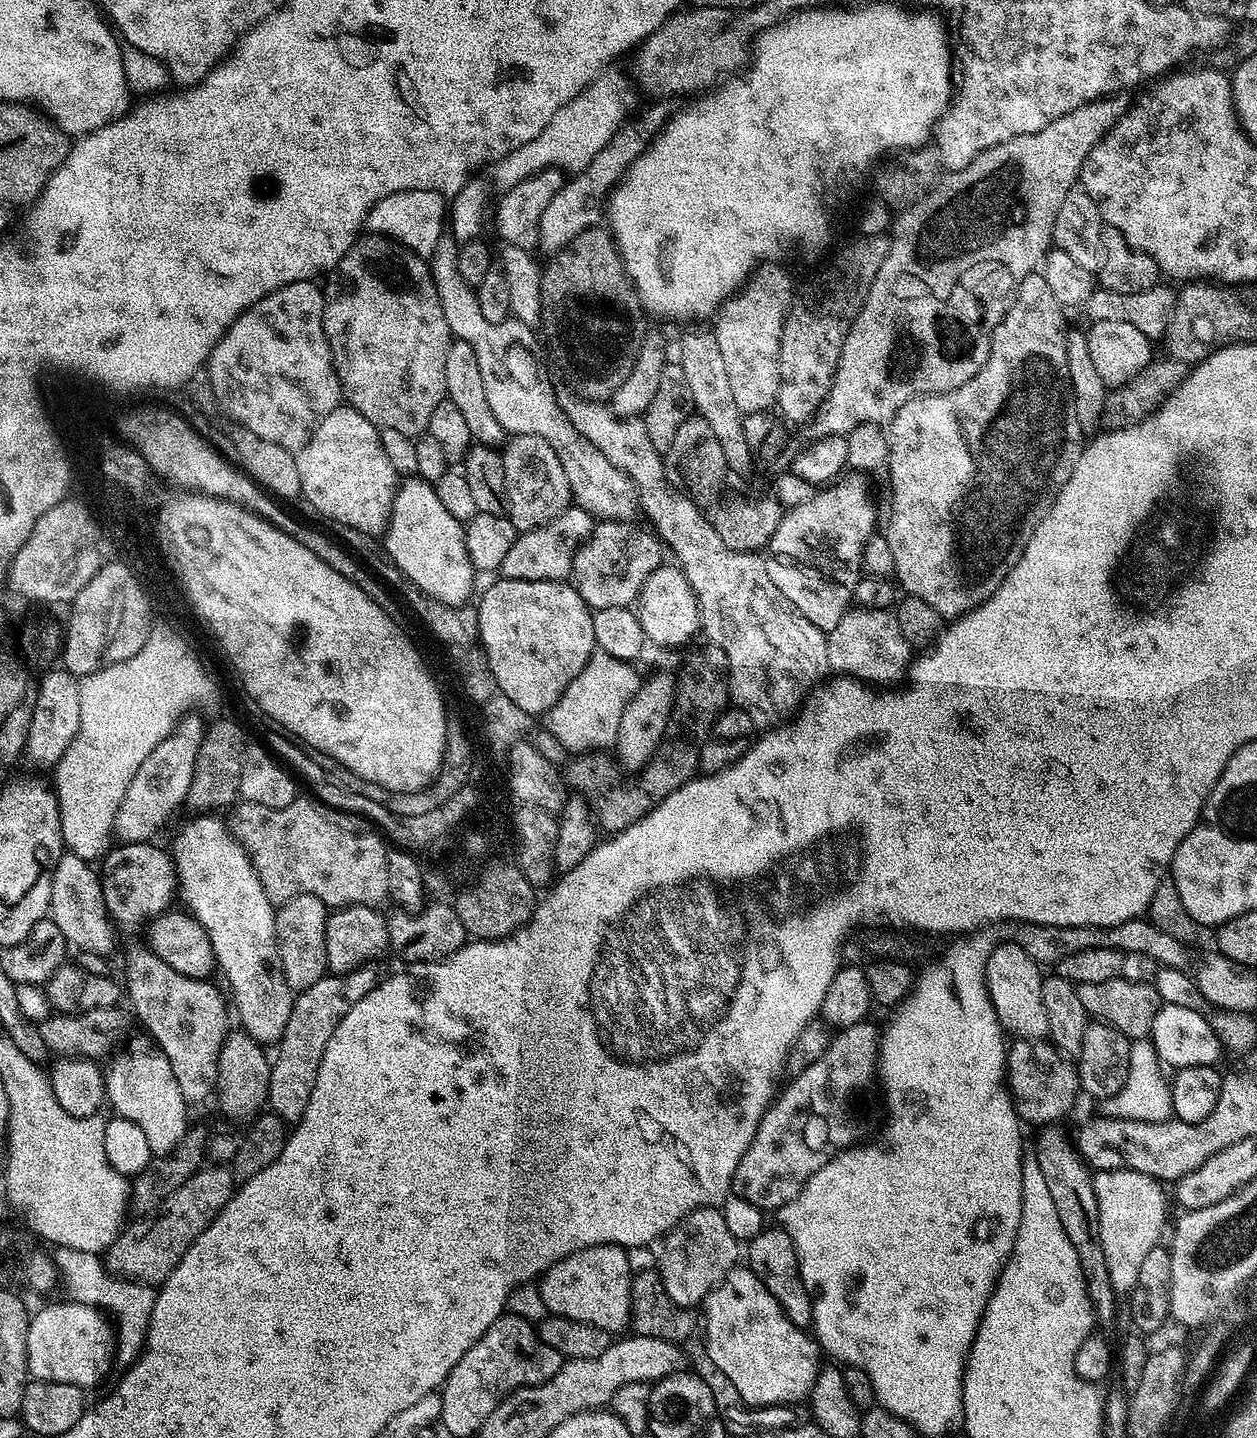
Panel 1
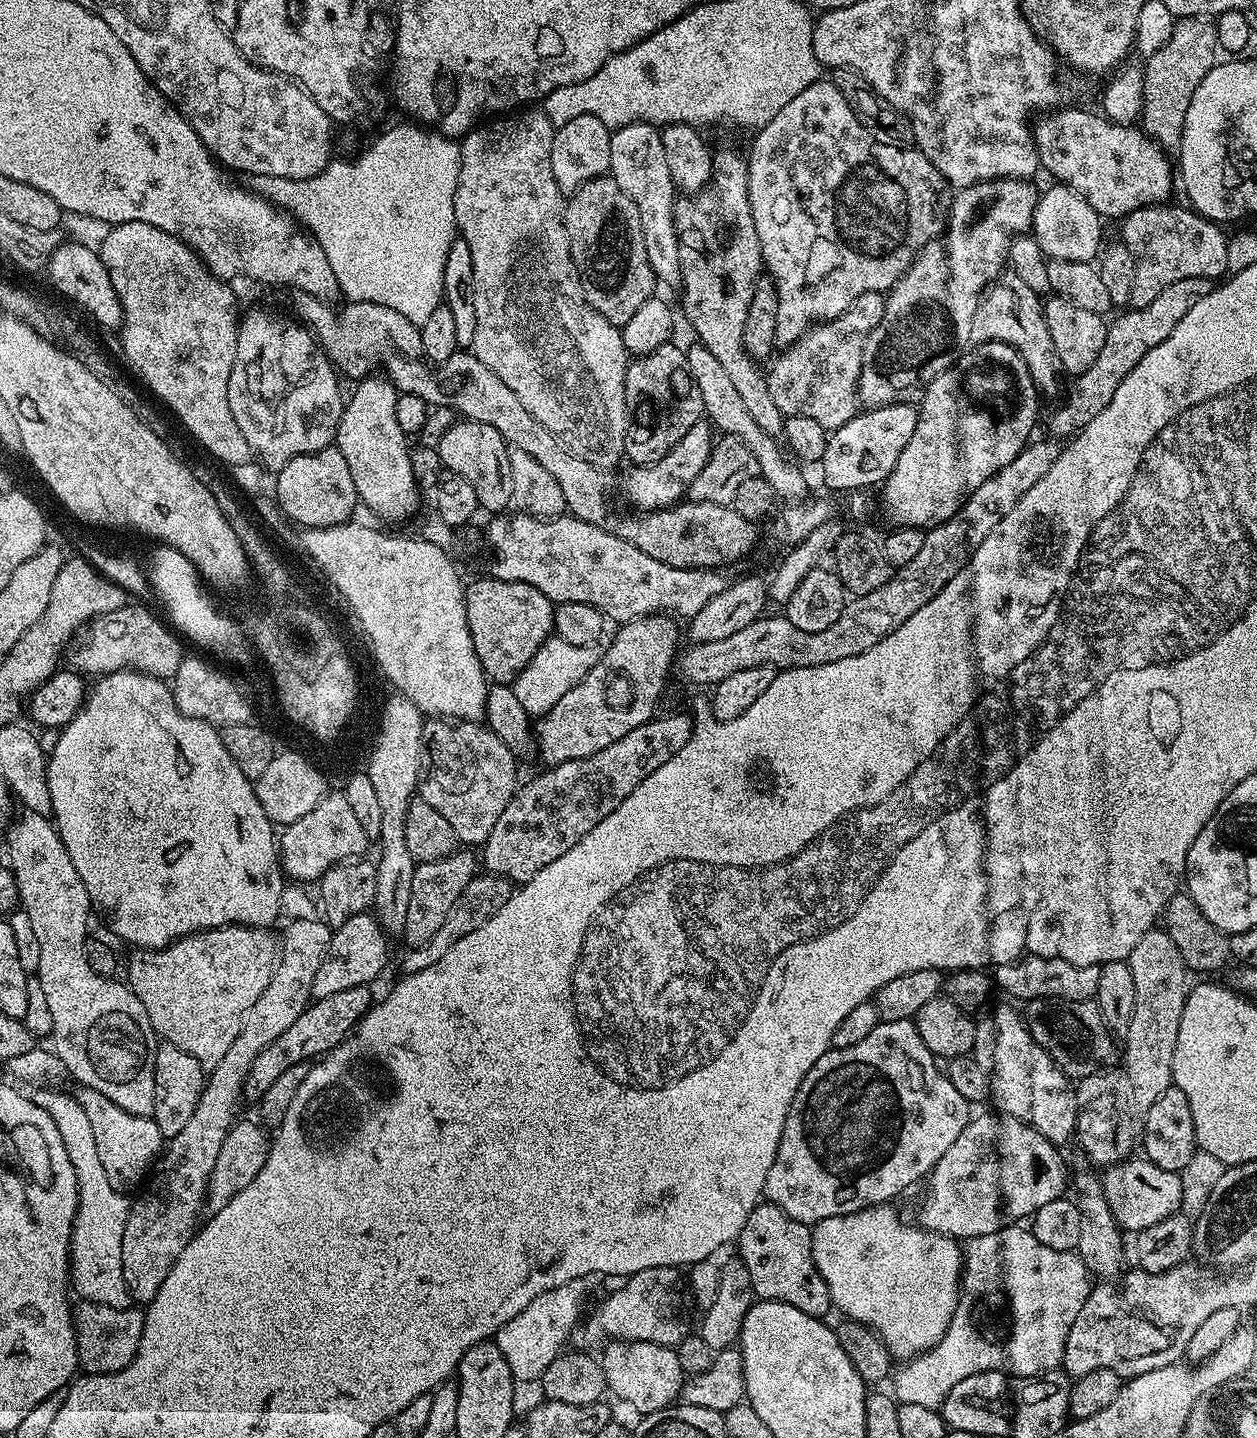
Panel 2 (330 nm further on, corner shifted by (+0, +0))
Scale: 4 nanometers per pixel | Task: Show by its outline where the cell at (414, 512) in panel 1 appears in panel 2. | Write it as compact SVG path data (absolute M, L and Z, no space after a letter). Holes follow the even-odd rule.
M369 374L357 384L360 385L343 405L335 447L346 458L346 466L350 466L359 503L384 520L404 520L415 510L421 493L410 466L409 441L402 426L398 426L397 390L391 380L380 374Z

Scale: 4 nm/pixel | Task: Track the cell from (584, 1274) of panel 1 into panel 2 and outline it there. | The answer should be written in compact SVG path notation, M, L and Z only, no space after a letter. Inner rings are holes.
M641 1340L605 1344L608 1345L604 1348L604 1356L599 1357L599 1362L606 1374L608 1392L625 1400L634 1411L639 1414L657 1412L669 1407L681 1395L686 1373L678 1366L675 1347Z

